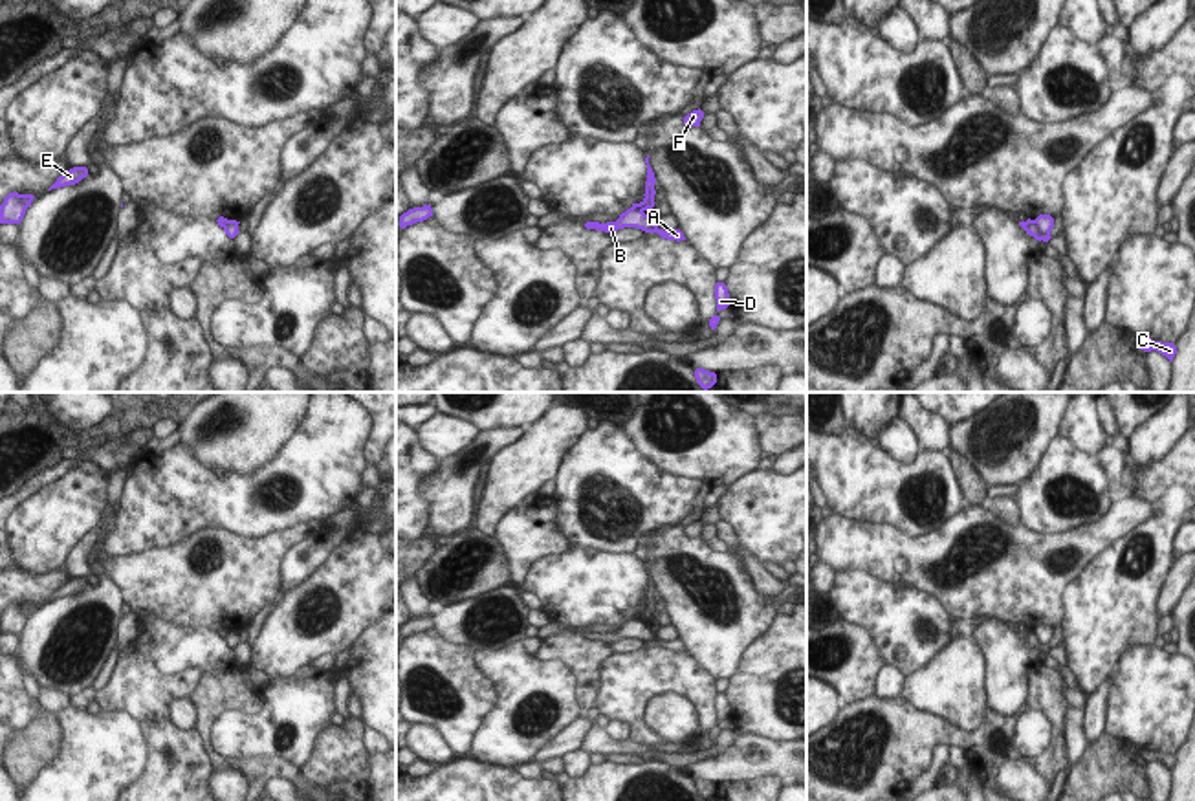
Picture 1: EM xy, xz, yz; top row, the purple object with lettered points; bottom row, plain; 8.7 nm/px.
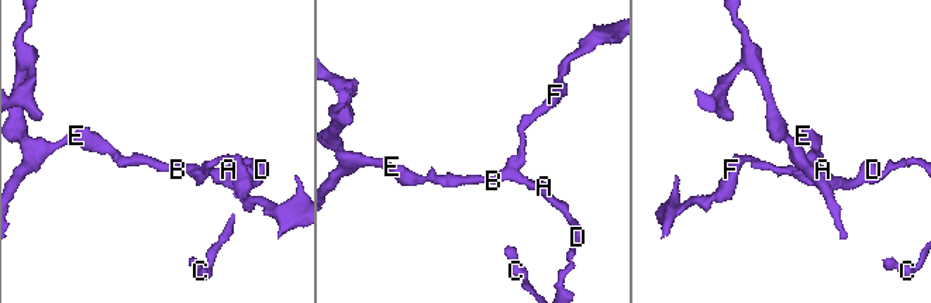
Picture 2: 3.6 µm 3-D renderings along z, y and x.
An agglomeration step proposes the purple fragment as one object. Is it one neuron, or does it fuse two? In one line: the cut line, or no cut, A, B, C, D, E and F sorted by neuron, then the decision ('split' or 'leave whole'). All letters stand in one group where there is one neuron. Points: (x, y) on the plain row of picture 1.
cut in yz along (1034, 631), (1041, 642), (1049, 642); A B C D E / F; split

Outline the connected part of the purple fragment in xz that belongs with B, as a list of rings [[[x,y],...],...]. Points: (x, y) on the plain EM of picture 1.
[[[632,614],[632,618],[621,623],[616,632],[607,632],[607,634],[587,632],[585,638],[605,642],[605,643],[614,643],[623,638],[636,638],[645,643],[658,643],[662,649],[667,649],[667,651],[676,651],[676,653],[685,651],[680,640],[673,640],[673,642],[660,640],[656,632],[652,632],[643,621],[638,620],[638,616],[640,614]]]

